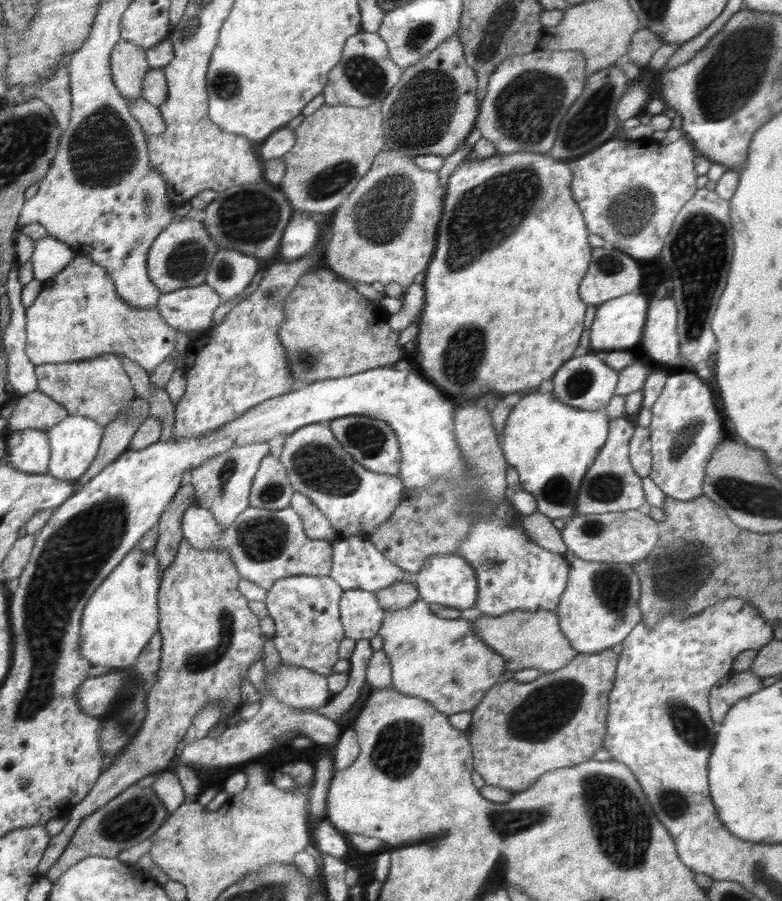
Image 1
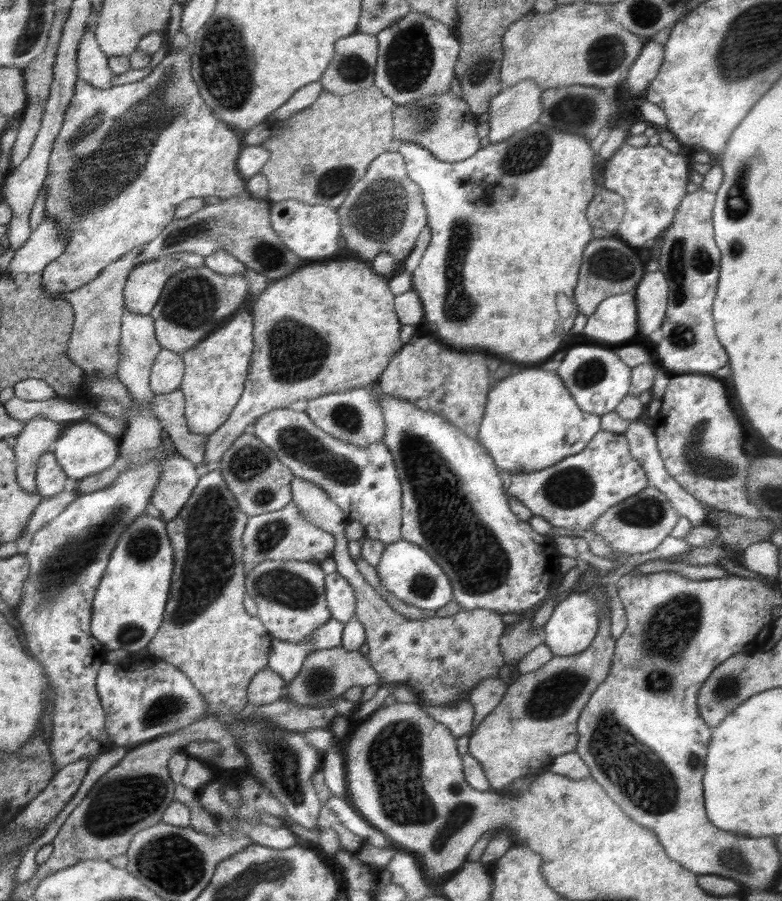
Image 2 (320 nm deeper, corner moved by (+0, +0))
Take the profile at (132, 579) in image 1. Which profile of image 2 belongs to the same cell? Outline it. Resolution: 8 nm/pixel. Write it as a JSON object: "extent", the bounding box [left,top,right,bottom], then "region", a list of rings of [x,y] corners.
{"extent":[93,513,174,653],"region":[[[144,513],[129,524],[129,528],[117,542],[116,550],[109,558],[106,582],[98,590],[98,598],[93,598],[94,638],[103,644],[105,651],[126,649],[129,653],[138,652],[149,646],[163,621],[169,588],[174,569],[173,548],[165,519]]]}

